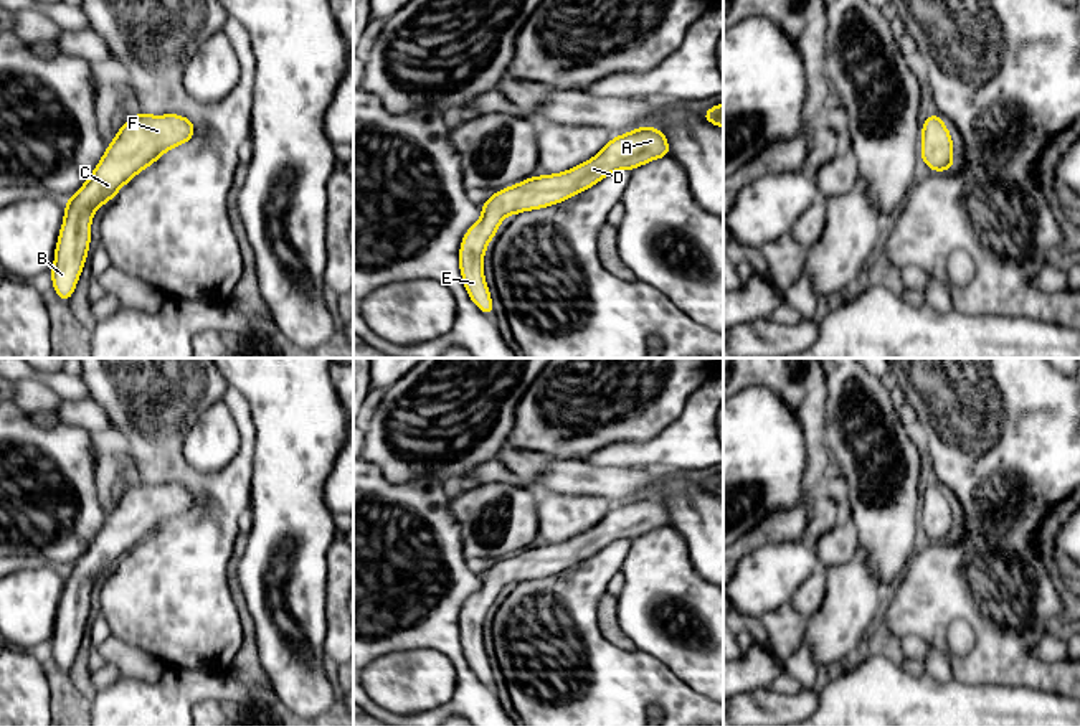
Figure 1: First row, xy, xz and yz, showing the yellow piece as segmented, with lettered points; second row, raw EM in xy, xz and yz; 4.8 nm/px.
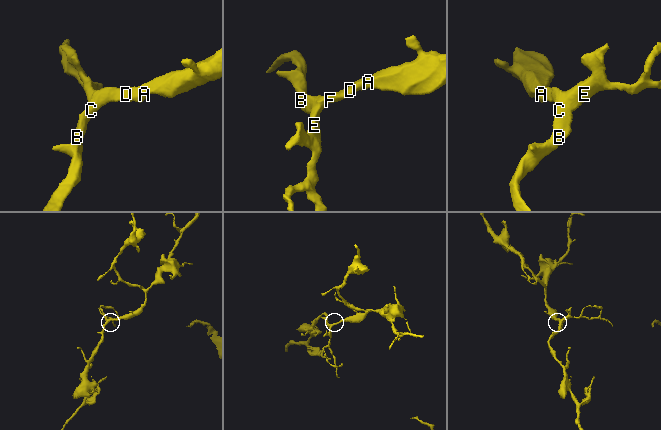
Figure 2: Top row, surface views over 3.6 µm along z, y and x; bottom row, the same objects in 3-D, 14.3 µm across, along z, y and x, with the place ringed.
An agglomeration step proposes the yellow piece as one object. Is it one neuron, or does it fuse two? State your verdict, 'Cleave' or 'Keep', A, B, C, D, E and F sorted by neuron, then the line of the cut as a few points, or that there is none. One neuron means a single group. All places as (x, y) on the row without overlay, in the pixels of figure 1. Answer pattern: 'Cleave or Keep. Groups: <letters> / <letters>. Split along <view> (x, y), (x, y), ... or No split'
Keep. Groups: A B C D E F. No split

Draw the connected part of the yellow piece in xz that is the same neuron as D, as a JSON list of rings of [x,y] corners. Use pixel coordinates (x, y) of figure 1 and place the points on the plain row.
[[[644,495],[613,507],[601,521],[566,541],[530,546],[514,556],[497,559],[481,574],[482,587],[471,596],[461,610],[459,639],[469,668],[477,678],[494,686],[494,673],[484,647],[482,630],[490,609],[507,584],[542,579],[558,574],[618,540],[634,540],[656,528],[670,526],[667,507],[662,500]]]

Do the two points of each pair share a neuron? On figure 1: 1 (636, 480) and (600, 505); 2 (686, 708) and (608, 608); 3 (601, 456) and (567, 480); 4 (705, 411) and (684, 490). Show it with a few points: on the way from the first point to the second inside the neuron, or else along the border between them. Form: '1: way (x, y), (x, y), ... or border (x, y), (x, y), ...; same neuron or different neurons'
1: border (568, 494), (601, 495), (613, 505); different neurons
2: border (605, 593), (598, 608), (598, 629), (621, 649); different neurons
3: border (587, 459), (596, 466), (628, 467); different neurons
4: border (659, 469), (677, 474); different neurons

